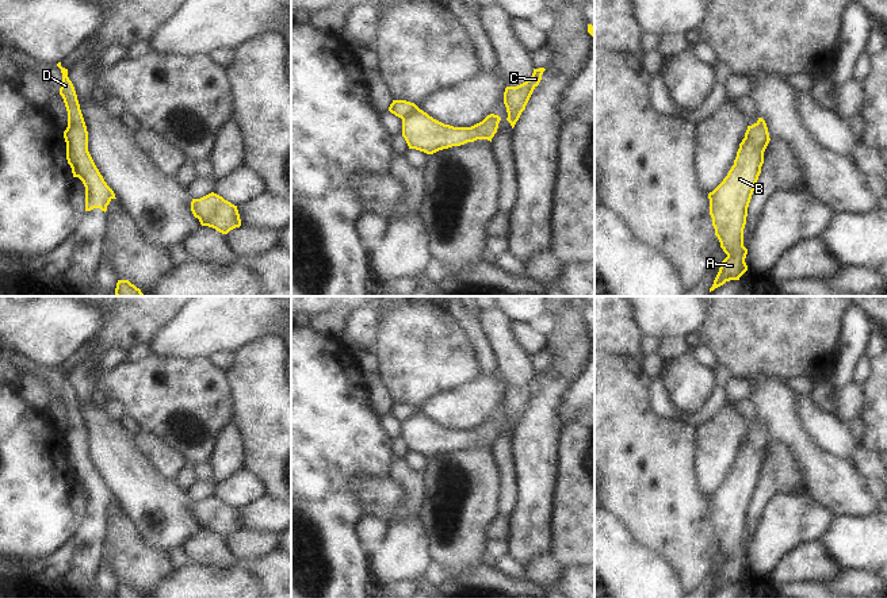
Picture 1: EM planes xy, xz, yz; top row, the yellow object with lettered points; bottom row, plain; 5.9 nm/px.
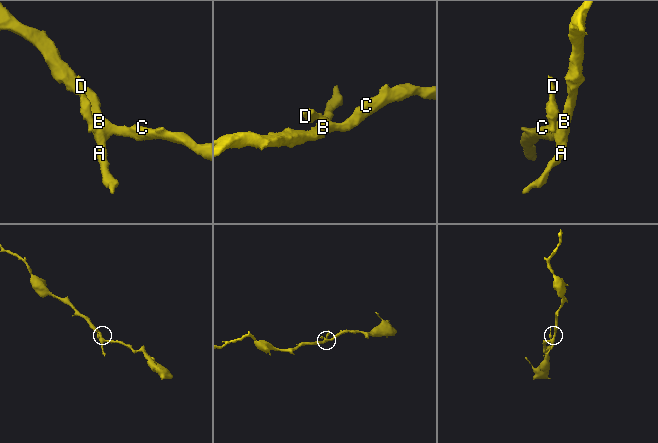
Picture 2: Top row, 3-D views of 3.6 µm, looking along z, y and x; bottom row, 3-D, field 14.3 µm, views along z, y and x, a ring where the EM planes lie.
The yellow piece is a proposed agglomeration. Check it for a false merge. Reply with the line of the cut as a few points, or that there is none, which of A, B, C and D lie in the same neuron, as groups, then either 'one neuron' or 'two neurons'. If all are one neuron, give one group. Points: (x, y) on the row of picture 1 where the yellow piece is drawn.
cut xz (417, 107), (401, 118); groups A B C / D; two neurons

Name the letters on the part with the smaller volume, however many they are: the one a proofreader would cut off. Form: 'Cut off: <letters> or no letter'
Cut off: D

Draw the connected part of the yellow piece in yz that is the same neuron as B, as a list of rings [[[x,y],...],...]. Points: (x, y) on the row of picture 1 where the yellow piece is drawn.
[[[762,118],[748,126],[739,143],[734,165],[723,181],[712,191],[710,215],[720,248],[727,254],[710,292],[730,280],[739,280],[748,271],[745,262],[748,249],[743,246],[743,229],[748,207],[764,164],[764,152],[769,143],[769,133]]]

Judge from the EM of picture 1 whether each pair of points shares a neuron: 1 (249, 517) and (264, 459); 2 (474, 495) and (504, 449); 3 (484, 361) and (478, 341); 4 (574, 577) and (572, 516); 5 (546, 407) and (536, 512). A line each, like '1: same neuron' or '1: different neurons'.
1: different neurons
2: different neurons
3: same neuron
4: different neurons
5: same neuron

